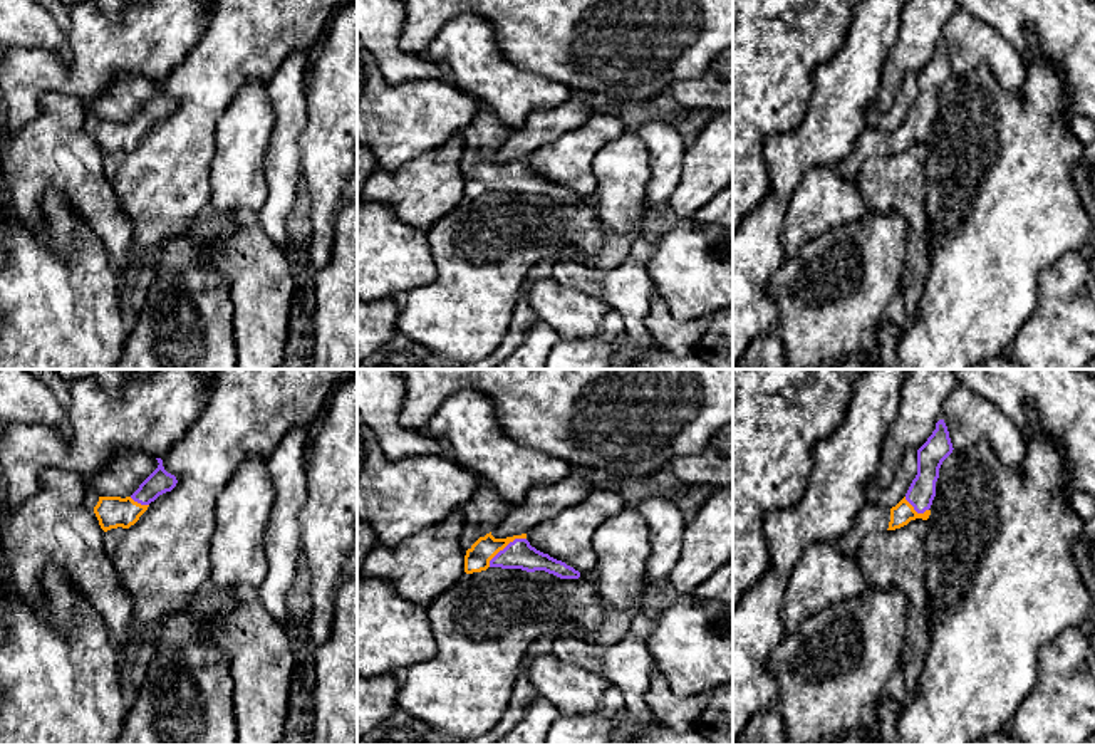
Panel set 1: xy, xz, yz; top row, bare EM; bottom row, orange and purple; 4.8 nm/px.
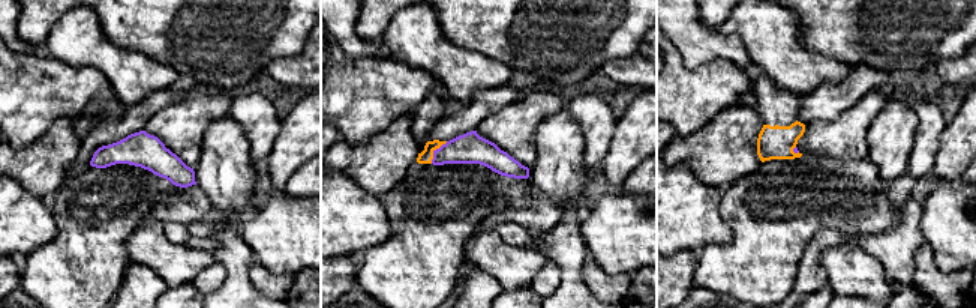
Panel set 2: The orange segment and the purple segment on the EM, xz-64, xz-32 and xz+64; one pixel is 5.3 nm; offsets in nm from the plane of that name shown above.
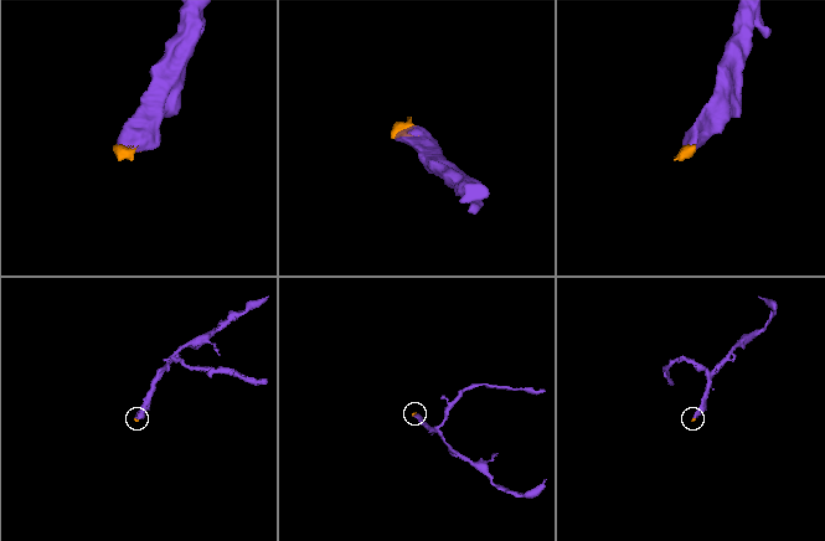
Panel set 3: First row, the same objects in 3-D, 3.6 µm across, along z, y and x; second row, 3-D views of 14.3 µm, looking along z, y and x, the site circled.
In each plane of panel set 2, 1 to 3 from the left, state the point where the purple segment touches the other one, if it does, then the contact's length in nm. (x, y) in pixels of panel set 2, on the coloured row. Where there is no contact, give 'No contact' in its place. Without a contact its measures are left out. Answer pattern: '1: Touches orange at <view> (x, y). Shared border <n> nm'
1: No contact
2: Touches orange at xz-32 (435, 149). Shared border 150 nm
3: Touches orange at xz+64 (792, 150). Shared border 50 nm

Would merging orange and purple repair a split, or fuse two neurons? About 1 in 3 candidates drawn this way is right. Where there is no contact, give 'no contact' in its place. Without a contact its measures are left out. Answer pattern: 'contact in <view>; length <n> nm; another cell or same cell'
contact in xz; length 240 nm; same cell

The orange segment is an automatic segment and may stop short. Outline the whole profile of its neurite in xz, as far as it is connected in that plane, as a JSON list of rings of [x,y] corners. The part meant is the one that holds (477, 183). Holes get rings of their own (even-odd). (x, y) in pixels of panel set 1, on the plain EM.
[[[483,104],[461,133],[464,156],[461,161],[464,196],[481,196],[488,191],[522,193],[527,196],[545,195],[560,203],[579,203],[580,196],[562,185],[550,181],[530,169],[527,158],[506,163],[495,163],[491,154],[506,141],[511,129]]]

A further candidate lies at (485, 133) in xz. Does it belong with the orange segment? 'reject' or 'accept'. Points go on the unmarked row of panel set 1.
accept

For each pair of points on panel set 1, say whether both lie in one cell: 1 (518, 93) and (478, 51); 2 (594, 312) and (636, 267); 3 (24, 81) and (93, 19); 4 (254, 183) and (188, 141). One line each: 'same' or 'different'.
1: same
2: different
3: same
4: different

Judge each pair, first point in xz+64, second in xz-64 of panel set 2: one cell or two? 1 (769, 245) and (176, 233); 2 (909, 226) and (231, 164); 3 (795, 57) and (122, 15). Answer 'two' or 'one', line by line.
1: two
2: two
3: two

